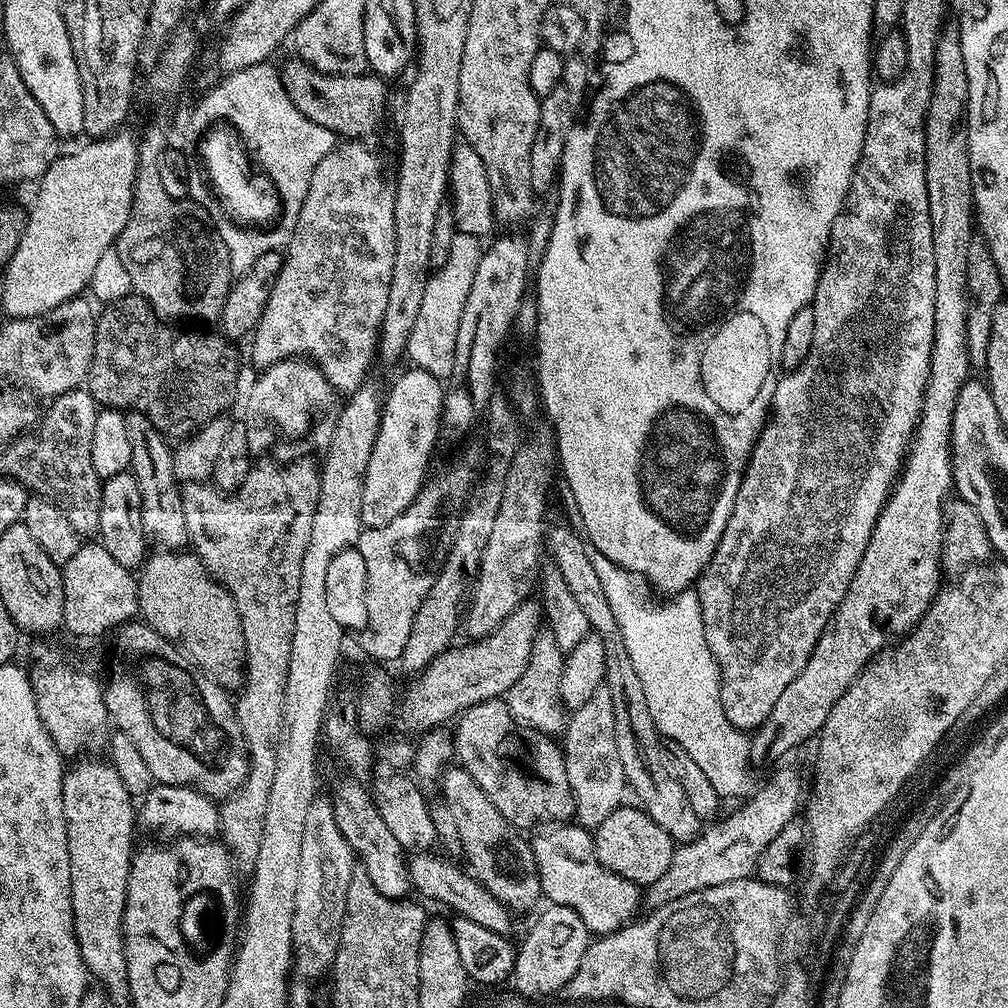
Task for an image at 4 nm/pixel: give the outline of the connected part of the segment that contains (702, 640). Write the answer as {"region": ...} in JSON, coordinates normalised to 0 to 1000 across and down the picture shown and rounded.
{"region":[[[589,538],[583,539],[581,554],[585,554],[589,561],[589,569],[593,569],[593,578],[597,580],[601,594],[605,597],[605,605],[613,617],[613,625],[617,625],[617,637],[621,637],[625,657],[629,657],[629,665],[633,669],[633,677],[637,677],[637,685],[641,685],[641,700],[645,700],[645,712],[649,712],[649,720],[655,725],[656,731],[672,738],[688,752],[715,792],[741,791],[748,782],[747,763],[742,753],[744,734],[735,723],[728,721],[724,712],[720,712],[720,704],[716,704],[714,663],[700,637],[694,594],[690,586],[672,587],[662,592],[663,599],[651,599],[652,592],[642,573],[605,558],[605,554],[601,554],[601,550],[597,550],[597,546],[589,542]]]}

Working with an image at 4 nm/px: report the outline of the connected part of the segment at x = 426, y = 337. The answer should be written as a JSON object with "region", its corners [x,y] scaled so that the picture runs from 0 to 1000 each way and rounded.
{"region":[[[453,229],[446,243],[446,252],[442,262],[432,267],[423,280],[423,292],[419,292],[419,304],[415,307],[415,315],[411,318],[411,327],[407,327],[407,339],[404,356],[412,364],[423,367],[438,375],[447,374],[450,367],[450,347],[454,339],[454,323],[458,320],[458,308],[462,305],[462,295],[466,293],[466,283],[470,281],[470,268],[474,268],[474,256],[478,249],[477,235],[467,234]]]}

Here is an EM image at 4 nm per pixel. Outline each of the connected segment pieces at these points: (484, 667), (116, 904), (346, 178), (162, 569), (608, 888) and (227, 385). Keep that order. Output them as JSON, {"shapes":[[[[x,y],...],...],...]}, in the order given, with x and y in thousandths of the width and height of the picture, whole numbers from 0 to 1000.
{"shapes":[[[[525,593],[519,595],[515,601],[507,607],[492,624],[478,635],[471,637],[460,637],[460,640],[449,641],[444,646],[438,648],[435,653],[431,653],[425,658],[420,667],[416,668],[415,673],[405,683],[405,688],[401,690],[397,702],[389,706],[393,713],[394,727],[409,728],[416,727],[418,724],[429,724],[434,720],[438,720],[442,714],[465,702],[468,698],[476,698],[480,694],[490,694],[499,691],[510,681],[510,677],[518,671],[518,665],[522,663],[522,657],[526,655],[528,642],[532,632],[538,623],[538,599],[535,594]]],[[[83,754],[66,763],[62,780],[62,800],[65,812],[65,831],[69,843],[69,895],[73,903],[73,927],[81,946],[88,969],[97,974],[98,979],[112,997],[128,995],[127,967],[125,966],[125,946],[123,945],[123,900],[127,868],[131,862],[133,836],[131,828],[137,825],[137,806],[133,801],[133,791],[126,786],[110,757],[103,754]]],[[[337,141],[337,142],[334,142],[334,144],[333,144],[333,146],[332,146],[332,147],[330,147],[330,148],[329,148],[329,151],[328,151],[328,152],[327,152],[327,153],[323,153],[323,157],[319,157],[319,161],[315,161],[315,165],[314,165],[314,166],[313,166],[313,168],[313,168],[313,169],[312,169],[312,173],[311,173],[311,174],[310,174],[310,176],[309,176],[309,177],[308,177],[308,185],[307,185],[307,186],[306,186],[306,188],[305,188],[305,188],[304,188],[304,196],[303,196],[303,197],[302,197],[302,199],[301,199],[301,200],[300,200],[300,208],[299,208],[299,209],[298,209],[298,211],[297,211],[297,212],[296,212],[296,220],[295,220],[295,221],[294,221],[294,223],[293,223],[293,224],[292,224],[292,232],[291,232],[291,233],[290,233],[290,234],[289,234],[289,236],[287,236],[287,237],[286,237],[286,240],[285,240],[285,243],[284,243],[284,249],[283,249],[283,250],[282,250],[282,251],[281,251],[281,256],[282,256],[282,263],[281,263],[281,264],[280,264],[280,272],[276,272],[276,280],[272,280],[272,288],[268,288],[268,300],[264,300],[264,308],[260,308],[260,315],[259,315],[259,316],[258,316],[258,318],[257,318],[257,319],[256,319],[256,323],[255,323],[255,324],[254,324],[254,327],[253,327],[253,330],[252,330],[252,332],[251,332],[251,333],[250,333],[250,334],[249,334],[249,337],[248,337],[248,340],[250,340],[250,357],[251,357],[251,359],[252,359],[252,360],[254,360],[254,361],[255,361],[255,363],[256,363],[256,364],[255,364],[255,366],[258,366],[258,367],[261,367],[261,366],[263,366],[263,365],[266,365],[266,364],[267,364],[267,363],[269,363],[269,361],[274,361],[274,360],[276,360],[276,359],[277,359],[277,357],[289,357],[289,356],[291,356],[291,355],[305,355],[305,356],[307,356],[307,357],[309,357],[309,358],[310,358],[310,360],[311,360],[311,361],[313,361],[313,362],[313,362],[313,364],[314,364],[314,365],[316,365],[316,366],[317,366],[317,370],[319,370],[319,371],[320,371],[320,372],[321,372],[321,375],[322,375],[322,377],[324,377],[324,379],[325,379],[325,381],[326,381],[326,383],[328,383],[328,385],[330,385],[330,386],[331,386],[331,387],[332,387],[332,388],[333,388],[333,389],[334,389],[334,390],[337,390],[337,389],[341,389],[341,390],[340,390],[340,391],[348,391],[348,390],[350,390],[350,389],[353,389],[353,388],[355,388],[355,386],[357,386],[357,383],[358,383],[358,381],[360,381],[360,380],[362,380],[362,377],[363,377],[363,376],[364,376],[364,375],[365,375],[365,374],[366,374],[366,373],[364,373],[364,371],[365,371],[365,367],[366,367],[366,366],[367,366],[367,365],[368,365],[368,363],[369,363],[369,357],[370,357],[370,361],[371,361],[371,356],[372,356],[372,355],[373,355],[373,354],[374,354],[374,351],[375,351],[375,338],[376,338],[376,336],[377,336],[377,324],[378,324],[378,323],[379,323],[379,315],[380,315],[380,314],[381,314],[381,313],[382,313],[382,312],[383,312],[383,300],[384,300],[384,299],[385,299],[385,297],[386,297],[386,296],[387,296],[387,276],[388,276],[388,275],[389,275],[389,273],[390,273],[390,272],[391,272],[391,248],[392,248],[392,247],[393,247],[393,225],[392,225],[392,224],[391,224],[391,204],[392,204],[392,203],[393,203],[393,188],[392,188],[392,186],[390,186],[390,184],[389,184],[389,183],[388,183],[388,182],[387,182],[387,179],[384,179],[384,177],[383,177],[383,176],[381,176],[381,175],[380,175],[380,173],[379,173],[379,172],[377,172],[377,155],[376,155],[376,153],[375,153],[375,152],[373,152],[373,151],[372,151],[372,149],[371,149],[371,148],[369,148],[369,147],[364,147],[364,145],[363,145],[363,144],[361,144],[361,143],[364,143],[364,142],[361,142],[361,141]]],[[[155,546],[144,555],[137,567],[138,610],[161,633],[174,639],[188,656],[203,671],[223,685],[234,685],[241,680],[244,666],[244,637],[234,598],[225,583],[214,578],[204,562],[190,546]]],[[[556,815],[551,819],[541,820],[532,830],[527,830],[528,846],[536,872],[536,884],[544,897],[565,899],[573,911],[581,917],[581,923],[588,930],[594,931],[612,925],[628,912],[631,900],[637,897],[636,878],[625,875],[613,867],[609,867],[591,850],[591,835],[584,822],[571,815]]],[[[130,292],[117,299],[108,301],[95,314],[95,338],[93,339],[93,355],[91,362],[87,368],[85,378],[85,387],[90,391],[96,402],[103,405],[118,405],[120,407],[130,407],[139,409],[145,415],[149,415],[151,422],[158,427],[168,438],[178,438],[191,433],[197,425],[204,423],[204,419],[208,419],[212,415],[223,412],[227,407],[226,404],[234,397],[234,376],[238,373],[238,357],[234,354],[235,342],[224,336],[217,328],[211,329],[182,329],[182,324],[172,323],[170,320],[164,319],[156,313],[155,309],[148,305],[146,300],[134,292]]]]}

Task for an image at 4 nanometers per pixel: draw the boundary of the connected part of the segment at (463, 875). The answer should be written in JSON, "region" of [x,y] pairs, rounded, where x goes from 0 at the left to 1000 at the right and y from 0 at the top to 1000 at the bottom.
{"region":[[[432,844],[410,845],[405,849],[405,866],[410,882],[422,889],[420,892],[434,893],[437,897],[441,897],[444,901],[449,901],[452,909],[466,911],[466,915],[474,915],[474,919],[482,919],[482,923],[490,923],[490,927],[498,927],[507,930],[508,913],[510,907],[478,875],[474,875],[467,864],[455,861],[453,854],[448,851],[441,851]]]}

